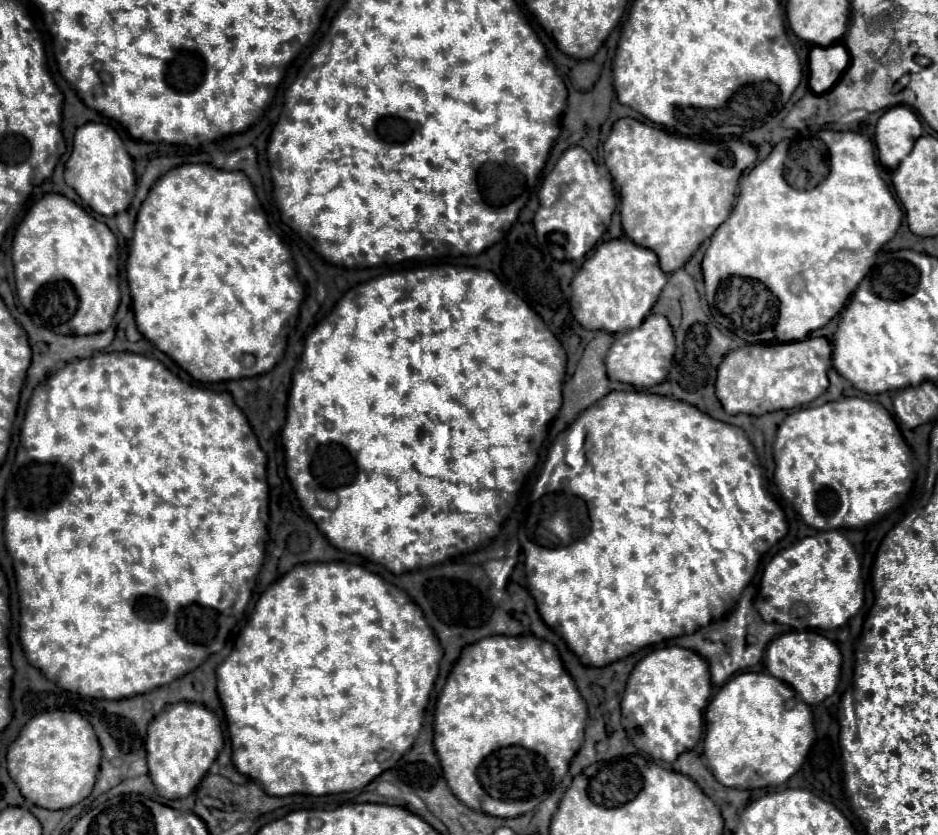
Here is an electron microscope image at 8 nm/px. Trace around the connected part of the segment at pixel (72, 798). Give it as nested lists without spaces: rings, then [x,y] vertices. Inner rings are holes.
[[[74,711],[34,715],[8,749],[8,773],[20,793],[44,809],[68,809],[92,793],[102,749],[92,725]]]

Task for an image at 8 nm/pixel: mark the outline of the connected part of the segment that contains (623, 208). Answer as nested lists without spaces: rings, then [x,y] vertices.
[[[618,119],[612,125],[612,131],[604,143],[606,167],[616,181],[616,190],[620,195],[620,215],[624,233],[642,247],[652,249],[664,273],[672,273],[694,255],[694,251],[724,223],[736,201],[738,179],[744,169],[754,167],[756,149],[740,139],[730,139],[727,149],[720,143],[702,143],[690,137],[680,137],[666,133],[664,129],[652,127],[638,119]]]

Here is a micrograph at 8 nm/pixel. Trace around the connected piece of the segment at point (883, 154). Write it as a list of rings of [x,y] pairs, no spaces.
[[[910,107],[888,109],[876,123],[878,159],[886,169],[896,169],[922,135],[922,123]]]

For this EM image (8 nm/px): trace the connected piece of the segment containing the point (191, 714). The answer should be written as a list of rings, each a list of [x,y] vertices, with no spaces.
[[[180,701],[166,705],[160,715],[148,727],[146,751],[148,751],[148,769],[150,779],[164,799],[184,799],[188,797],[204,779],[210,765],[218,757],[224,745],[220,721],[204,705]]]

